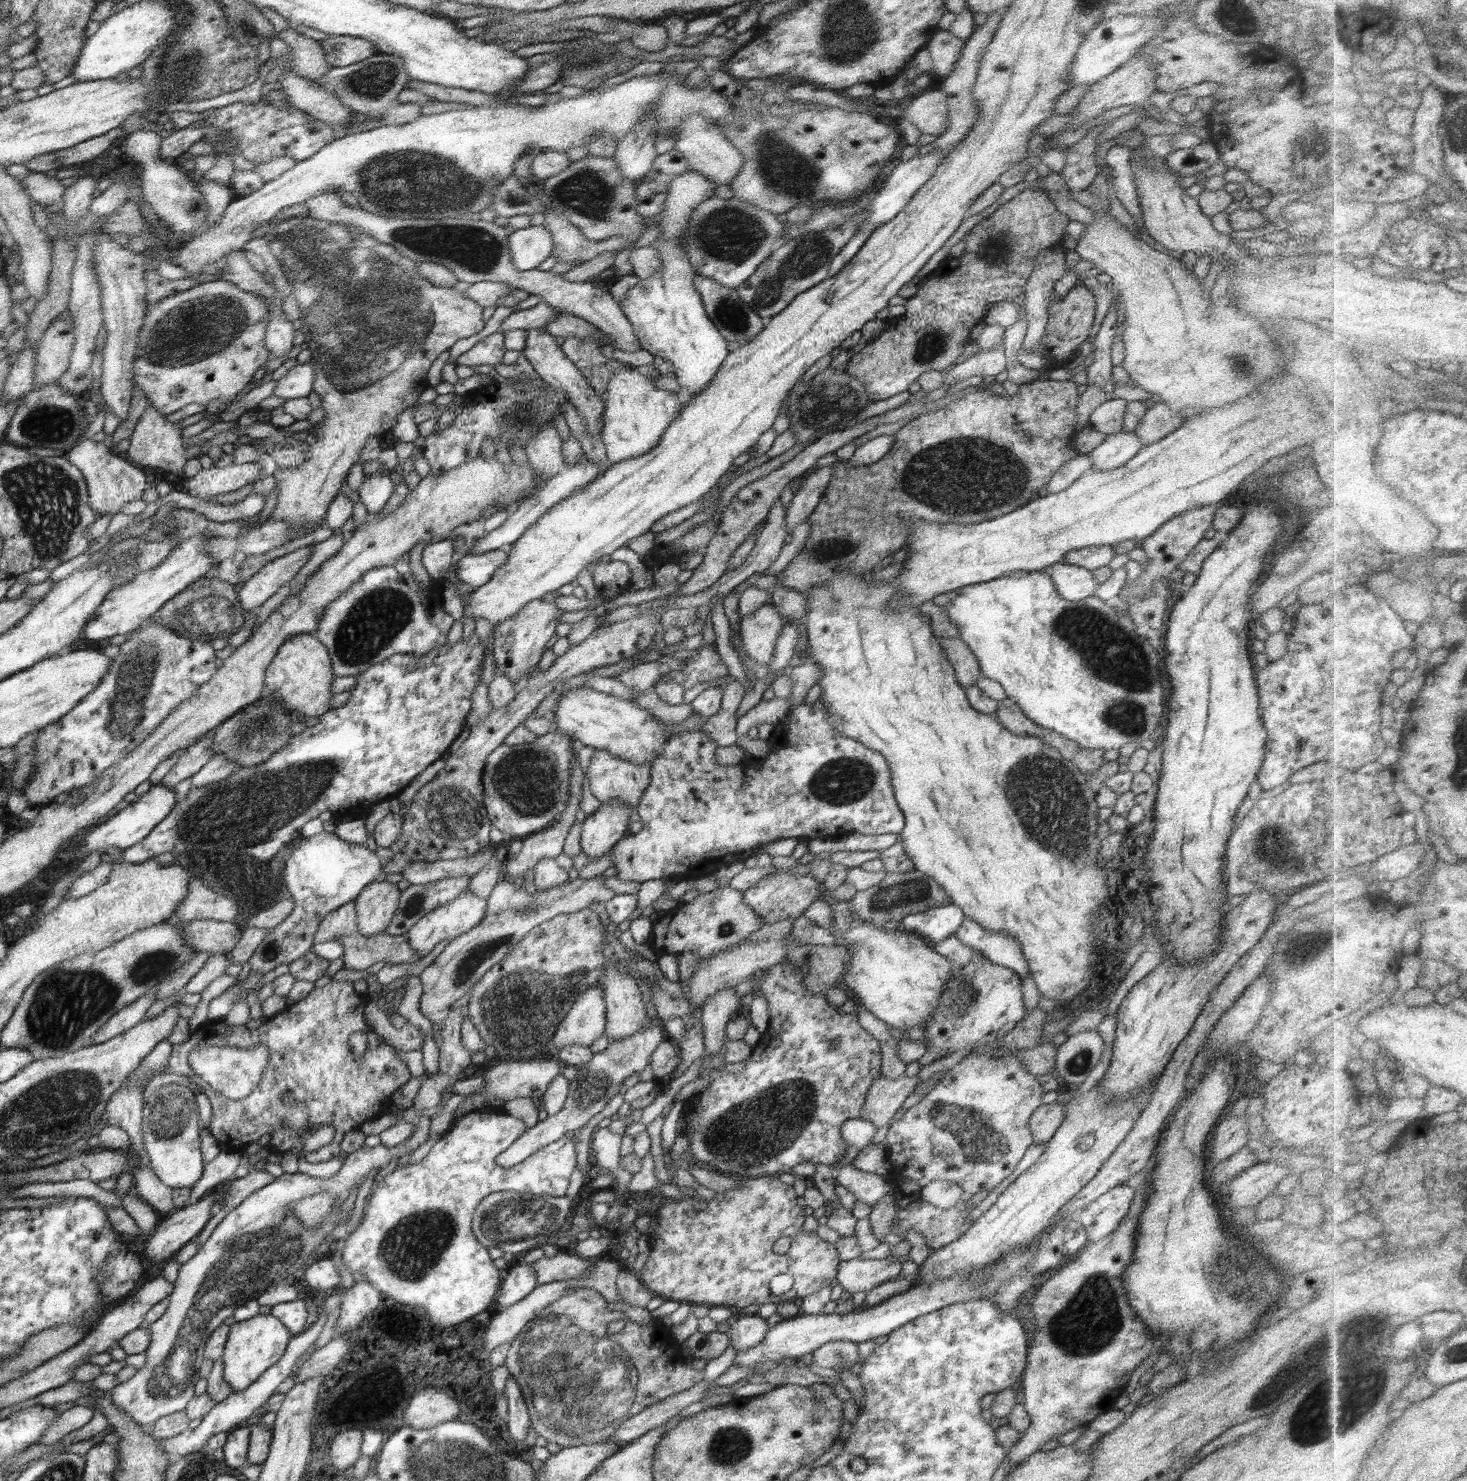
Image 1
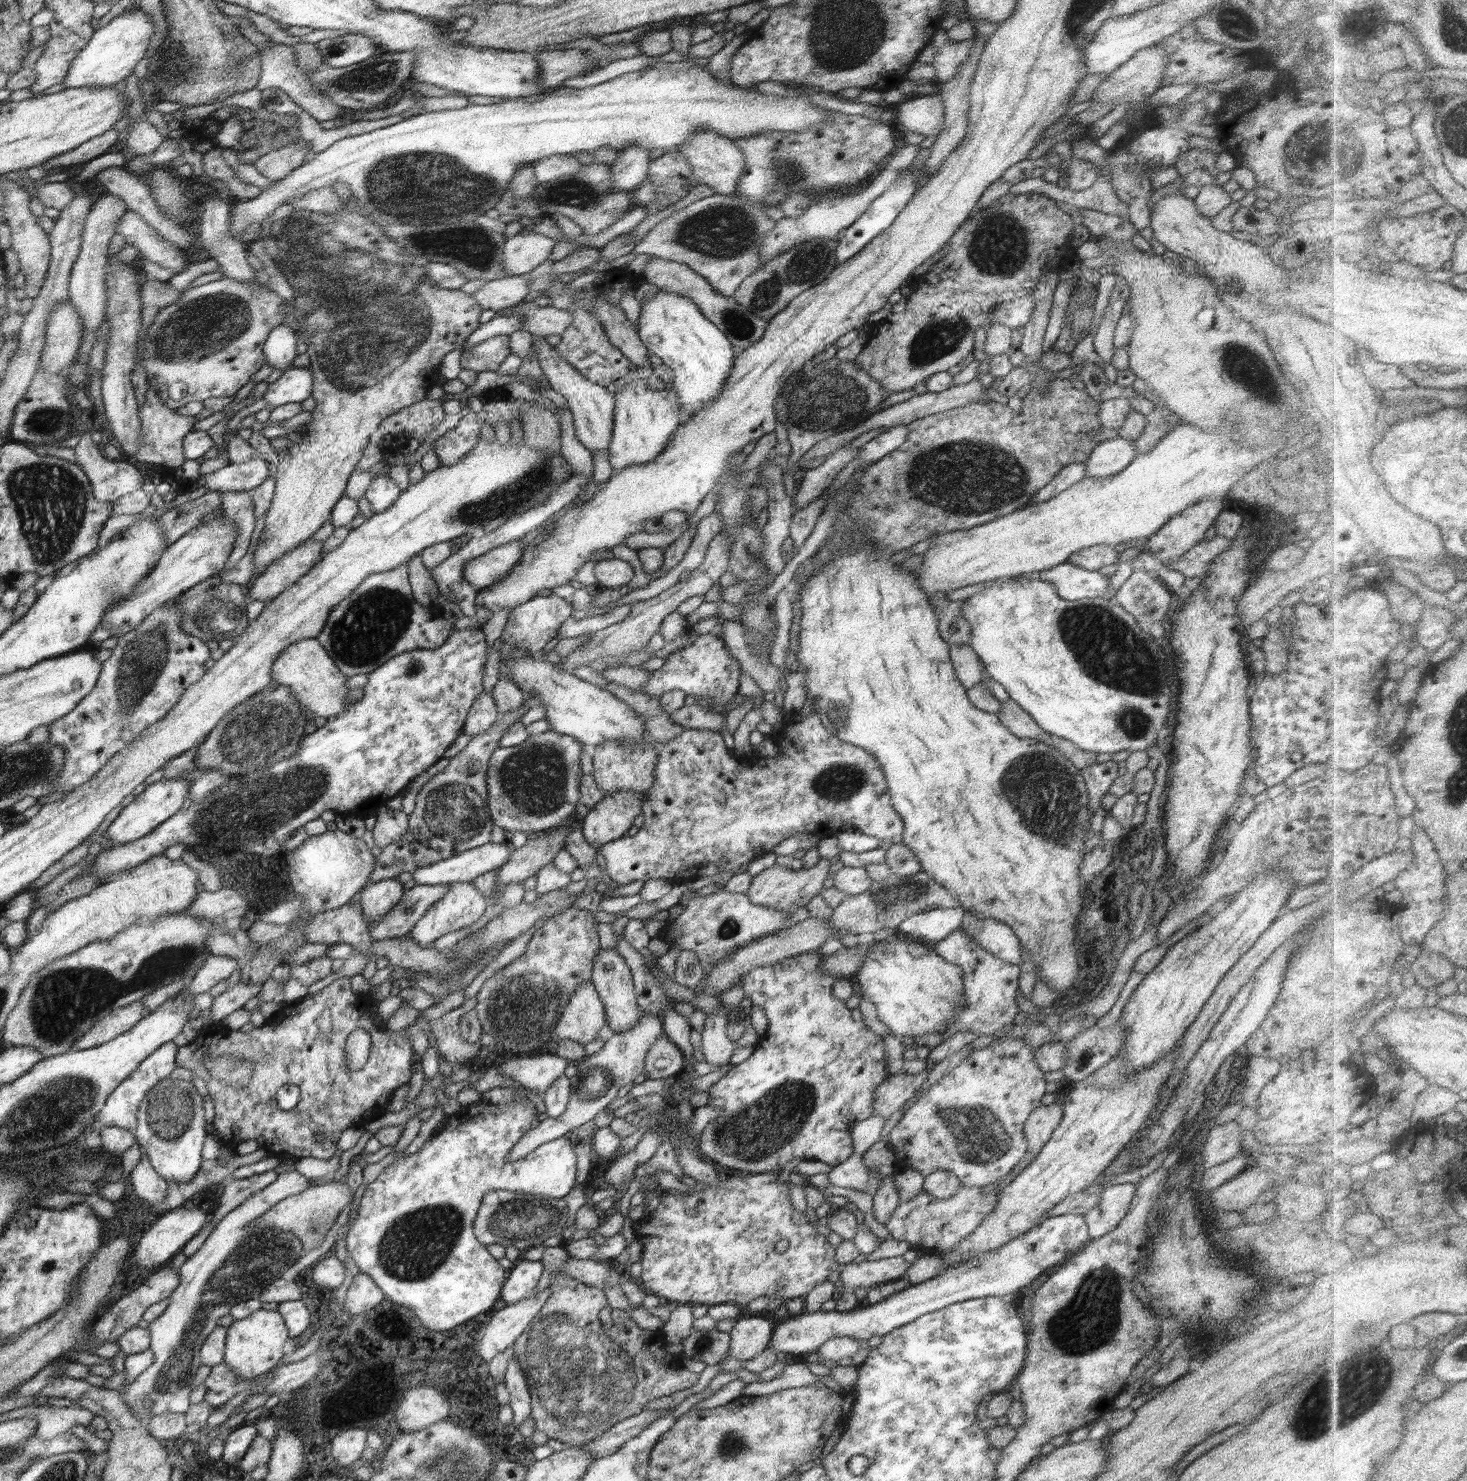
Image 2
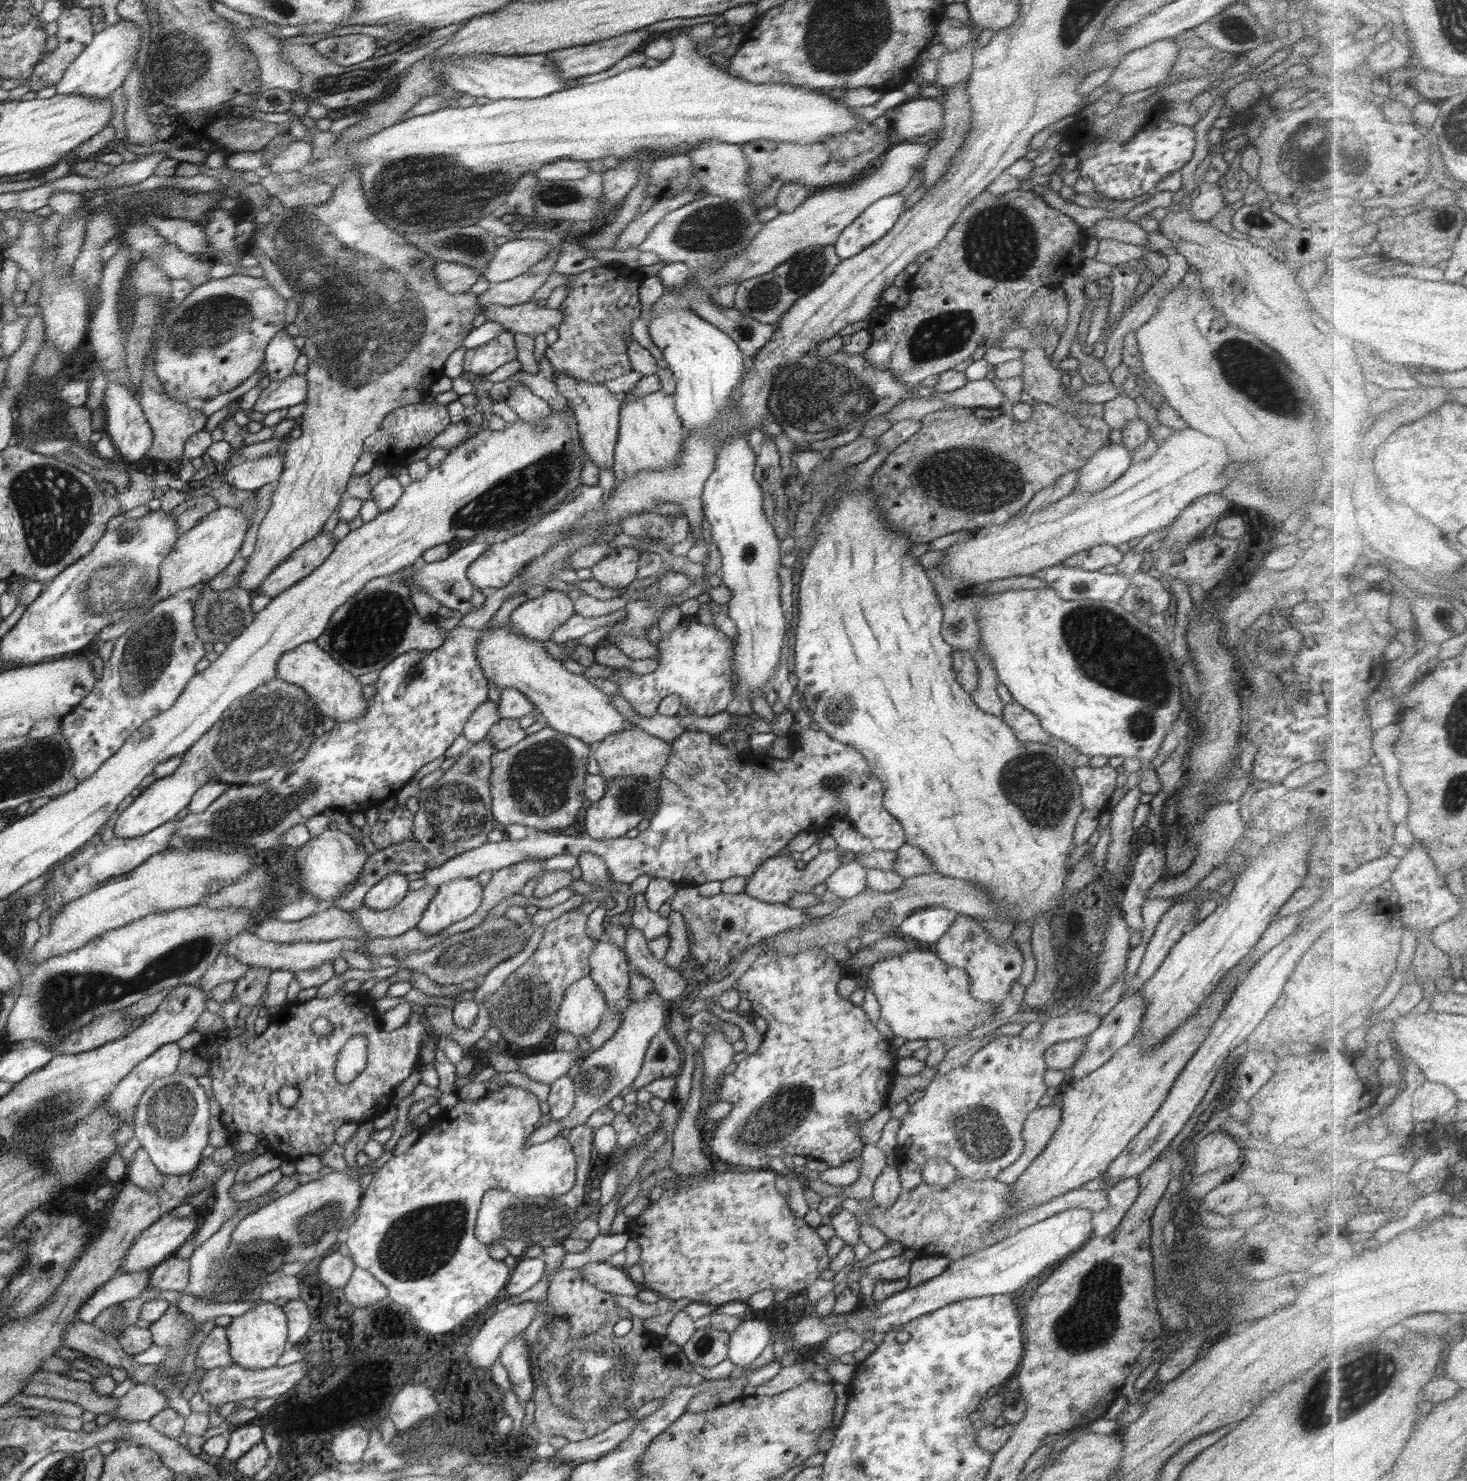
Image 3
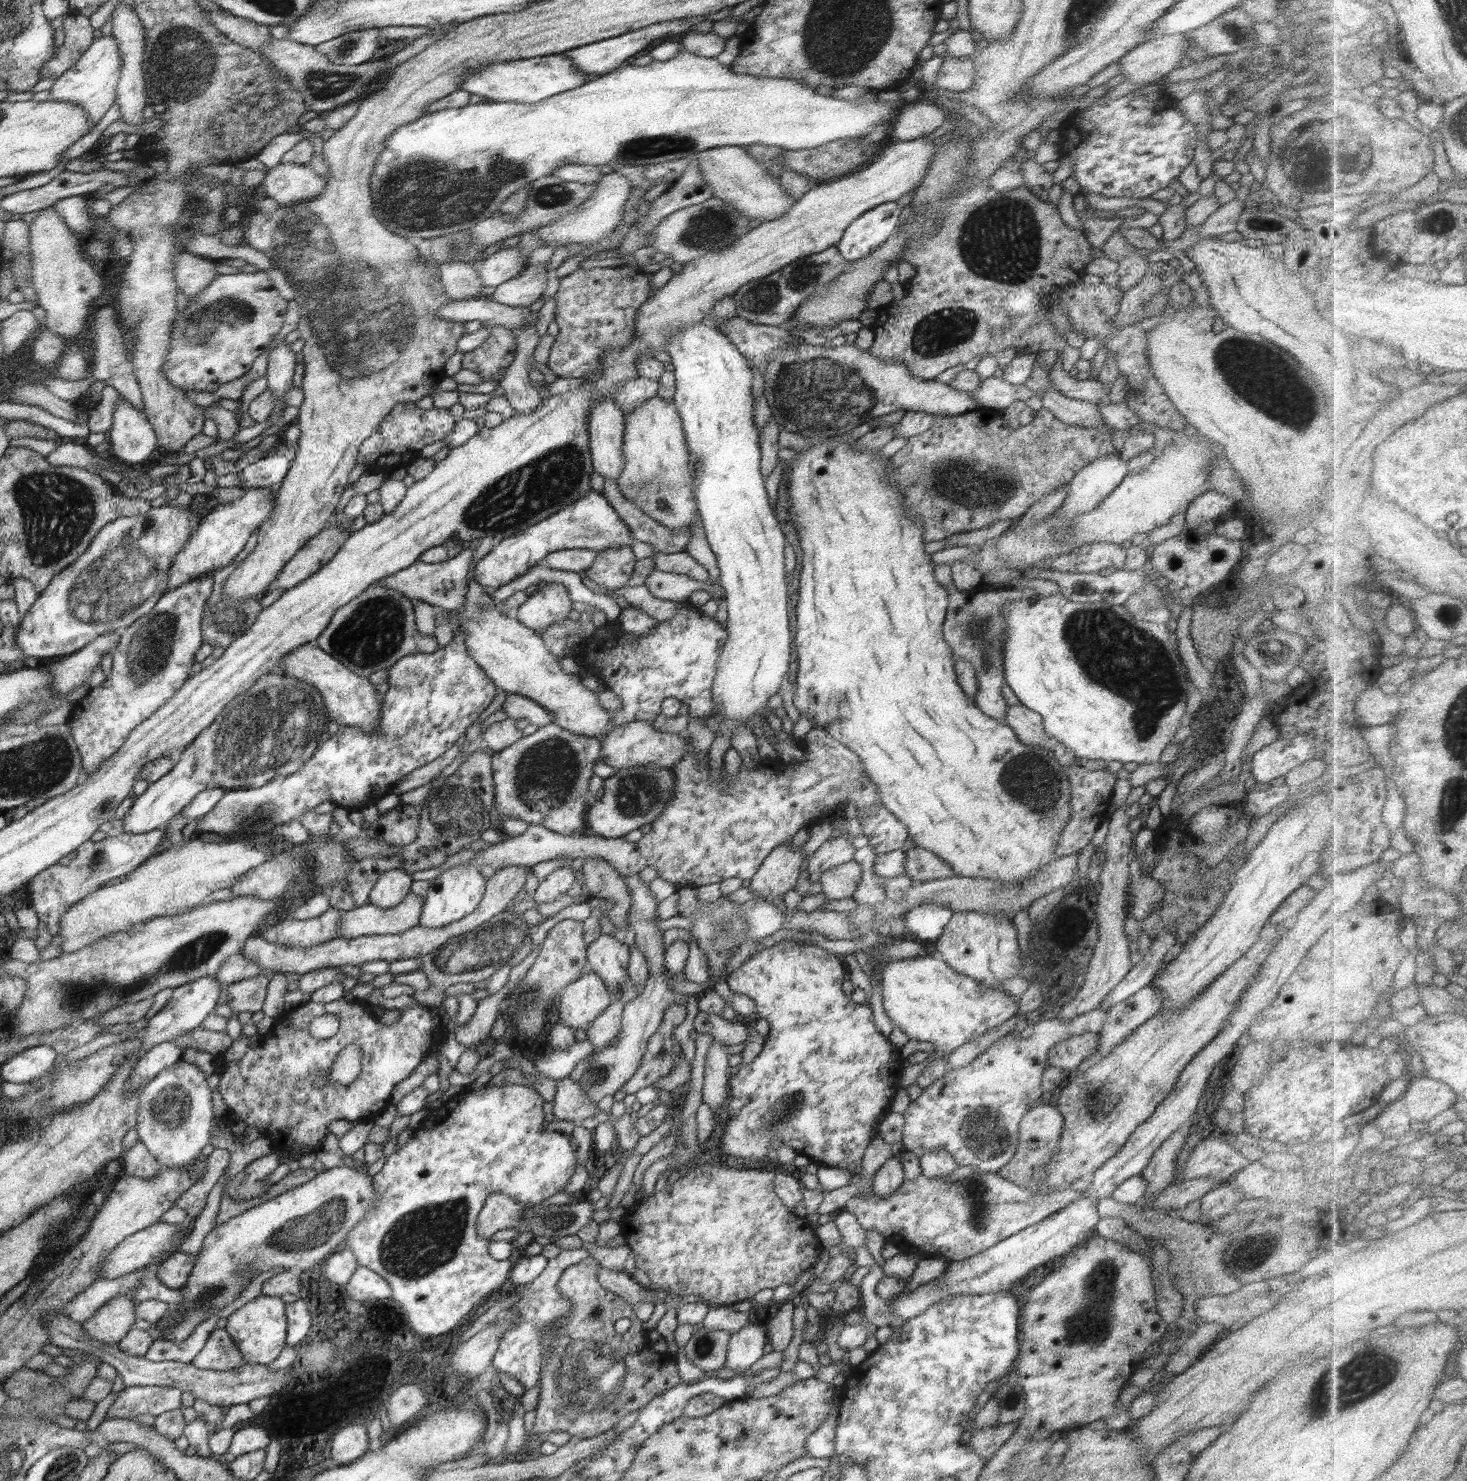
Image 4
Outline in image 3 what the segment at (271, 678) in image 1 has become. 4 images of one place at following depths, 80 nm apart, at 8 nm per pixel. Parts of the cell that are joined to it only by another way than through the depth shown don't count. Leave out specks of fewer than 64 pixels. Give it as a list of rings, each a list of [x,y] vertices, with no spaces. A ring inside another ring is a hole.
[[[317,640],[298,645],[282,656],[277,665],[277,678],[284,682],[293,683],[306,691],[310,699],[314,700],[317,710],[335,721],[349,721],[361,717],[369,708],[370,700],[364,700],[362,690],[364,686],[337,659],[317,645]]]

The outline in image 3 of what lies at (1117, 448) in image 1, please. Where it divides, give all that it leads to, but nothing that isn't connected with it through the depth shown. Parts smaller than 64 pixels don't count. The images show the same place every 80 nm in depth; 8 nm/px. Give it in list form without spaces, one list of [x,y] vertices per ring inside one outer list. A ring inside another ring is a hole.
[[[1108,443],[1098,449],[1089,461],[1080,467],[1078,484],[1074,491],[1092,494],[1110,486],[1133,462],[1133,453],[1124,443]]]

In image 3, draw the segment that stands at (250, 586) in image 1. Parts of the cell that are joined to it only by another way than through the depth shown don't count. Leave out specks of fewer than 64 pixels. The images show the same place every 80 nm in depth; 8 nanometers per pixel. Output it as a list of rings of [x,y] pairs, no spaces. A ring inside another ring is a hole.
[[[332,533],[320,534],[313,541],[306,542],[292,557],[286,558],[286,562],[273,570],[263,583],[262,590],[255,592],[255,595],[271,596],[274,599],[294,584],[299,584],[331,556],[336,544],[338,541]]]

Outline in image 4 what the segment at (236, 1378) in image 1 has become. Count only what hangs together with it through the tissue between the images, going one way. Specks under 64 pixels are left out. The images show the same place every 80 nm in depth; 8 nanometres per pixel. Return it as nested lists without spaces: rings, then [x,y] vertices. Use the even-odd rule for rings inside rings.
[[[261,1295],[230,1314],[225,1330],[233,1337],[248,1364],[272,1364],[287,1343],[288,1316],[280,1296]]]

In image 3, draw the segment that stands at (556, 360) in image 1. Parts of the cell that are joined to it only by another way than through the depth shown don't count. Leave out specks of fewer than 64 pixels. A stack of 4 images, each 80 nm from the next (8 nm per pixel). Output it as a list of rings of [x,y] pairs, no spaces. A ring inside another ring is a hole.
[[[556,370],[553,372],[553,381],[556,383],[559,394],[573,408],[577,431],[585,454],[600,469],[606,467],[611,469],[614,464],[614,447],[618,436],[620,396],[612,393],[604,384],[589,383]]]

